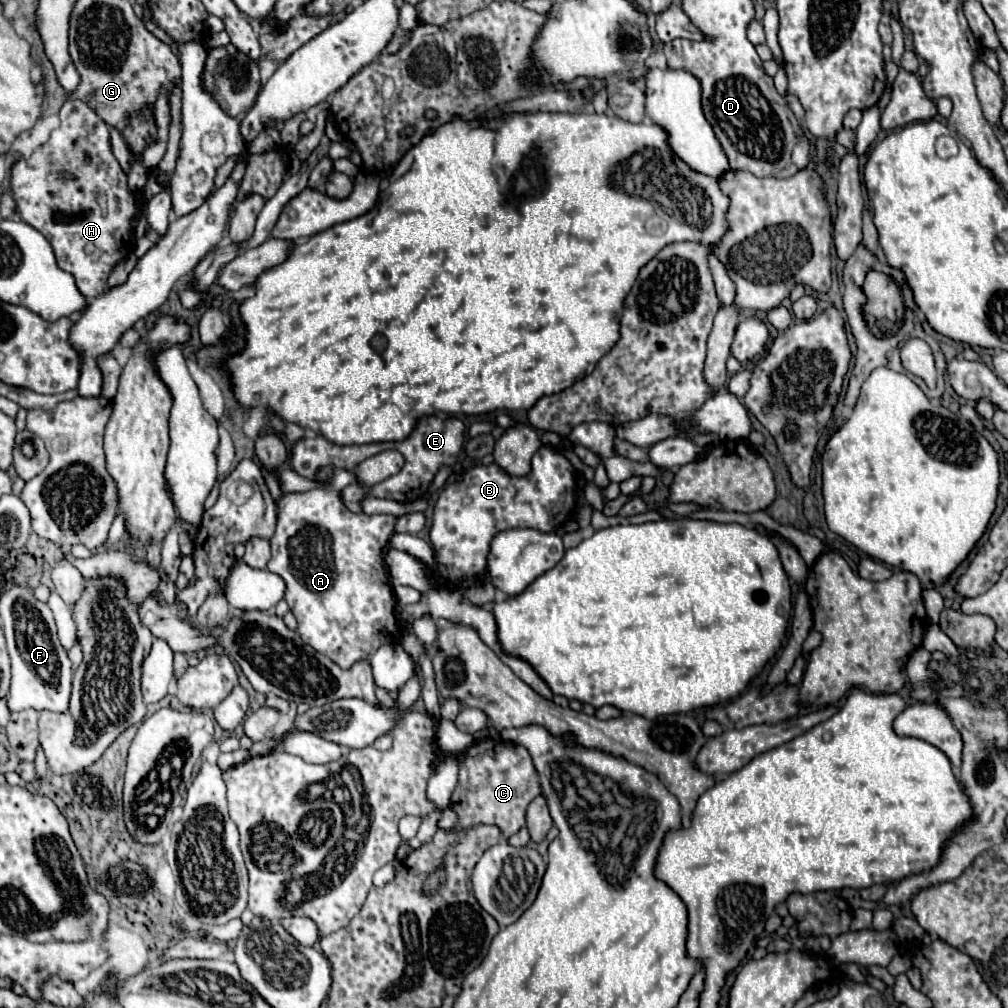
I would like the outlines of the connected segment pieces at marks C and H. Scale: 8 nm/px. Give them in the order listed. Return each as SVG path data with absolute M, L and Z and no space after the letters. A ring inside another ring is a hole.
M484 738L470 746L466 756L460 760L460 780L450 802L452 810L458 814L456 830L476 824L496 824L508 838L526 826L526 808L536 796L540 796L540 792L532 756L524 746Z
M68 100L68 102L62 106L62 110L60 110L60 120L62 120L62 124L60 124L56 130L52 130L50 140L44 144L44 148L36 150L28 160L22 158L20 162L14 164L14 168L12 168L12 192L14 192L14 200L16 200L16 204L18 204L18 216L20 216L26 224L30 224L32 228L36 228L36 230L50 242L50 246L52 246L52 250L54 250L54 254L56 254L58 268L64 270L64 272L68 272L68 274L72 274L72 276L76 278L76 284L78 284L80 292L84 294L84 298L92 302L98 294L102 294L102 292L106 290L106 280L108 280L112 268L114 268L114 266L132 250L132 246L134 246L132 220L134 220L134 216L136 216L136 212L138 212L138 206L136 206L136 196L128 190L128 184L126 184L128 178L126 178L126 174L122 172L118 160L114 158L114 154L112 154L112 150L110 150L110 136L108 136L108 126L106 126L106 122L104 122L88 104L84 104L82 100ZM84 156L90 156L90 164L84 162Z

